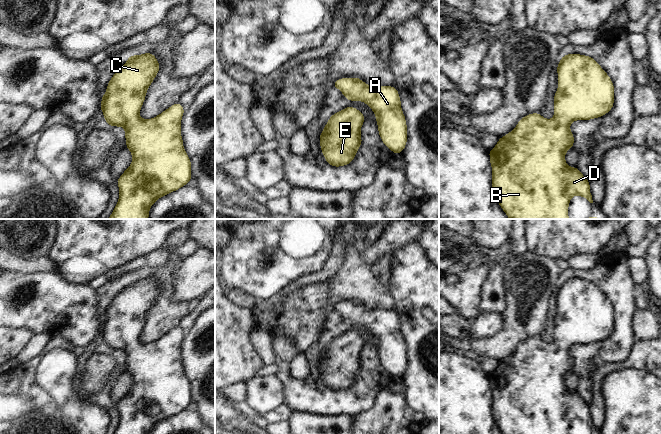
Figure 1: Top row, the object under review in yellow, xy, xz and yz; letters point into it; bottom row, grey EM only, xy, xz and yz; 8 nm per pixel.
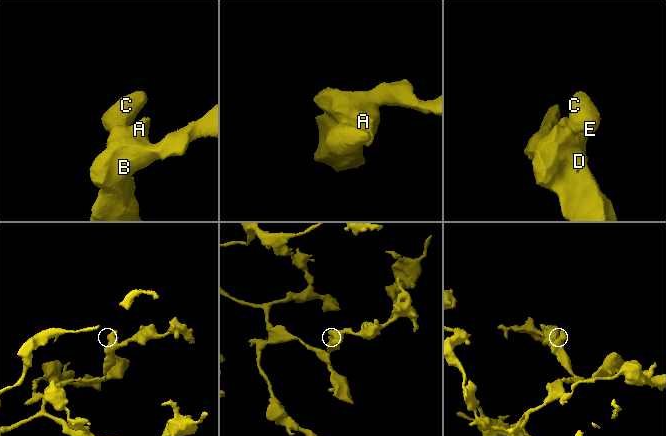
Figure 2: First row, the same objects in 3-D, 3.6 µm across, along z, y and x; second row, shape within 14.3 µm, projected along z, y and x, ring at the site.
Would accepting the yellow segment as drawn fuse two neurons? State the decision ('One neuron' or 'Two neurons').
One neuron.

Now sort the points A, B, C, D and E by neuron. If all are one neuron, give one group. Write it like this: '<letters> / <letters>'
A B C D E

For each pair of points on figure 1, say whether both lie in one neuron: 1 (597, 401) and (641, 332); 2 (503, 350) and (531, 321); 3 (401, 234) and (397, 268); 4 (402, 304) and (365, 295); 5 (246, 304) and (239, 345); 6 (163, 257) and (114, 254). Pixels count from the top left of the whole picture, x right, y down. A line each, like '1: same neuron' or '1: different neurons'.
1: different neurons
2: same neuron
3: different neurons
4: different neurons
5: different neurons
6: different neurons

